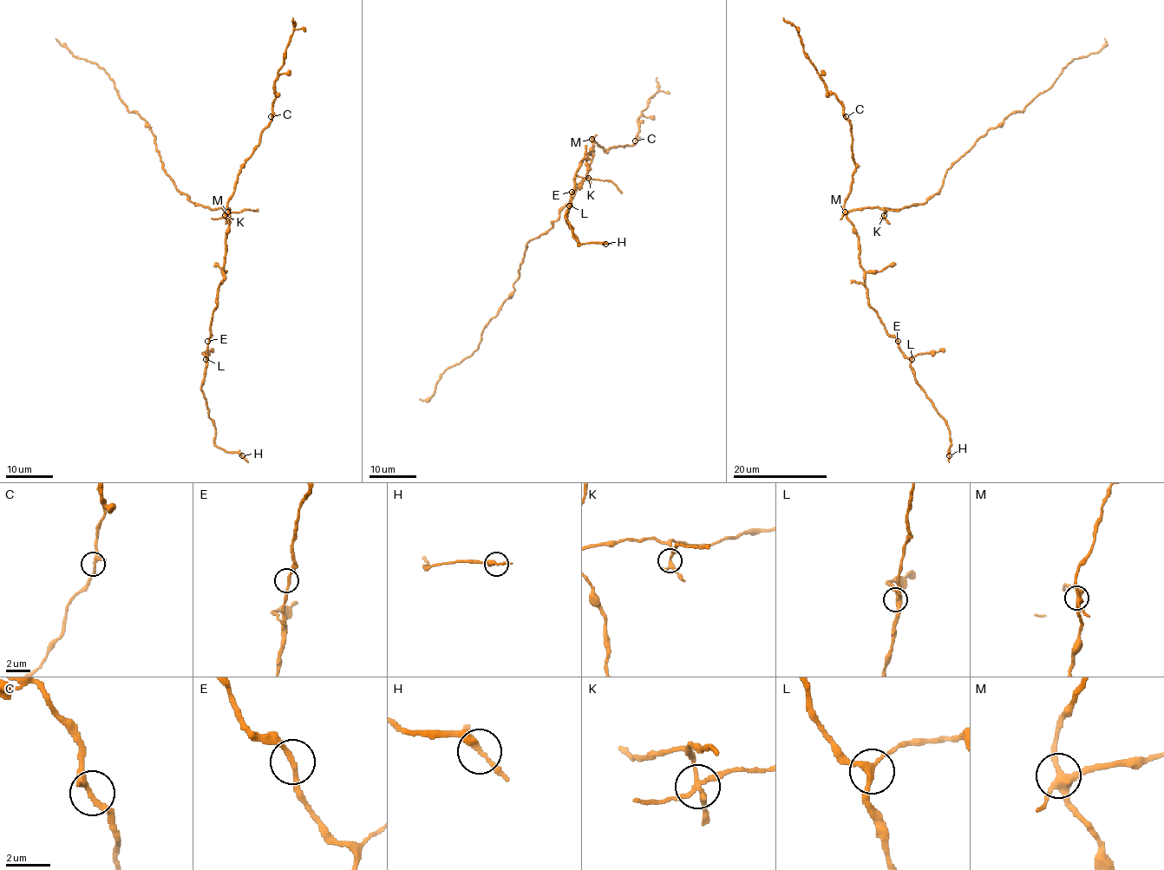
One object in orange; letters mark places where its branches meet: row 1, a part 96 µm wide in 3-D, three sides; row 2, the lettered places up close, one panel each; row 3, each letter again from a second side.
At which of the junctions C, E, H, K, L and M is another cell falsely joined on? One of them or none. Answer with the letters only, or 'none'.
K

